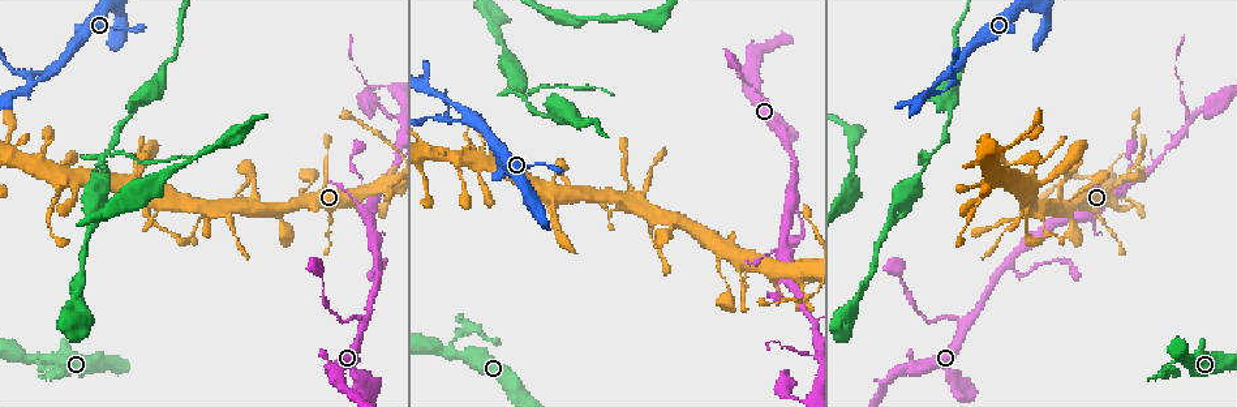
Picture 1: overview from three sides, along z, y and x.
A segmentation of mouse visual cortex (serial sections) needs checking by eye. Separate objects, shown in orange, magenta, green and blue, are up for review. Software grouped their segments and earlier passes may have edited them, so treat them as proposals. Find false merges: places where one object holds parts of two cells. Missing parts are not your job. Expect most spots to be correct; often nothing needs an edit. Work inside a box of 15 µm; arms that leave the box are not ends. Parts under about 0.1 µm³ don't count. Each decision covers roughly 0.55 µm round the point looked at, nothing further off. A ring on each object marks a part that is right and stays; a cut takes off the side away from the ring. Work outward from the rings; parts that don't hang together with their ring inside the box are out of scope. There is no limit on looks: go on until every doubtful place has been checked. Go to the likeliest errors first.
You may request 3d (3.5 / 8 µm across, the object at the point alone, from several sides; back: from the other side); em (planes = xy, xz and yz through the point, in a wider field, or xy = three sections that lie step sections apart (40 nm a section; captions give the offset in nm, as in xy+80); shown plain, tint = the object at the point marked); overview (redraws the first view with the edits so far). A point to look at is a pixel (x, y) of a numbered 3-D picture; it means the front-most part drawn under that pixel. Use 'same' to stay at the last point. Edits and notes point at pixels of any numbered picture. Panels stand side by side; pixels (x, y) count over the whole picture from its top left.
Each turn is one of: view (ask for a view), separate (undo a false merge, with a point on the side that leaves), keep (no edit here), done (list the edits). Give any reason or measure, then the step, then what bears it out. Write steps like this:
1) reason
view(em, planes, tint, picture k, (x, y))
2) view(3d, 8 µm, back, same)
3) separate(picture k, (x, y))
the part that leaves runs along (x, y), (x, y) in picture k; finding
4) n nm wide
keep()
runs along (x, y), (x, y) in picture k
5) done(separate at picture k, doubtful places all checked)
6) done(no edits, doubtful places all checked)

thin neck
view(3d, 3.5 µm, picture 1, (470, 119))

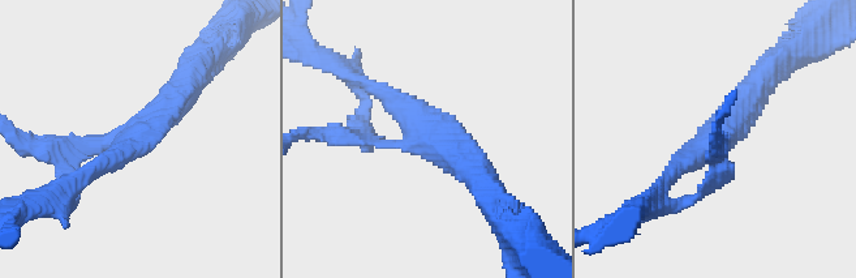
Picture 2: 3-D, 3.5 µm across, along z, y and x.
3 arms; arms of 150, 250, 350 nm
view(em, xy, step 2, tint, picture 2, (422, 139))

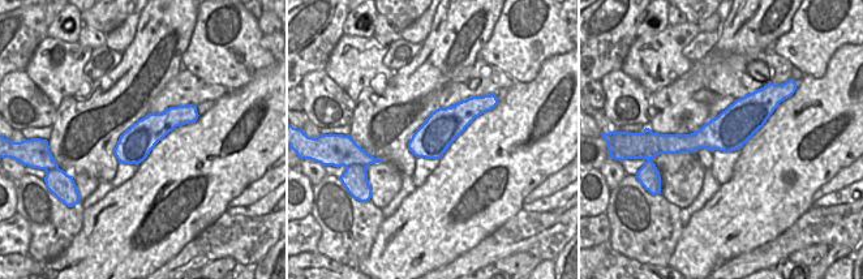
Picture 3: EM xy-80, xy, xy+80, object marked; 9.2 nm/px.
keep()
runs along (771, 104), (726, 133), (669, 140) in picture 3; one cell here

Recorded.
small branch off a trunk
view(3d, 8 µm, picture 1, (779, 132))

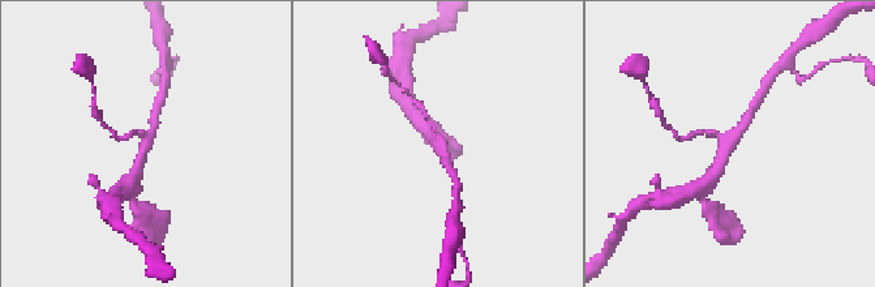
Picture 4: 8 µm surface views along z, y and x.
3 arms; arms of 100, 250, 350 nm
view(em, xy, step 1, tint, picture 4, (728, 146))

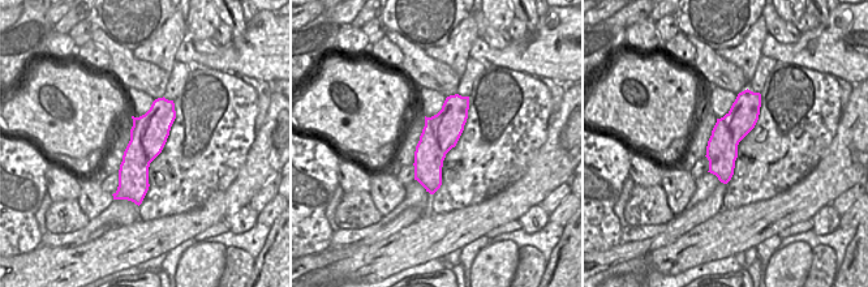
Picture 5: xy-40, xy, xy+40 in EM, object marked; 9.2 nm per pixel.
340 nm wide
keep()
runs along (713, 176), (728, 146), (750, 115) in picture 4; continuous, no second cell

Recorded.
sudden change in width
view(3d, 3.5 µm, back, picture 1, (378, 265))

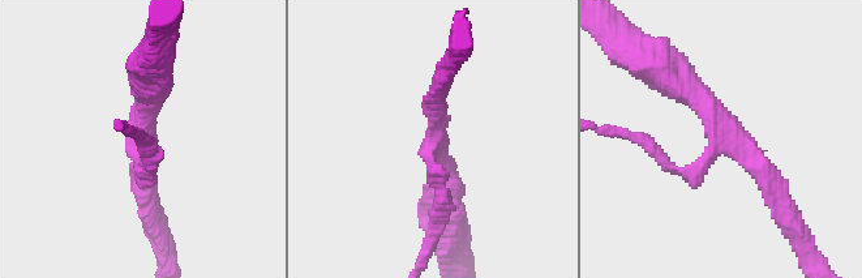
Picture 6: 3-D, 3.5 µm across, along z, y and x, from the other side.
3 arms; arms of 150, 250, 300 nm; shape alone is not enough
view(em, planes, tint, picture 6, (733, 139))

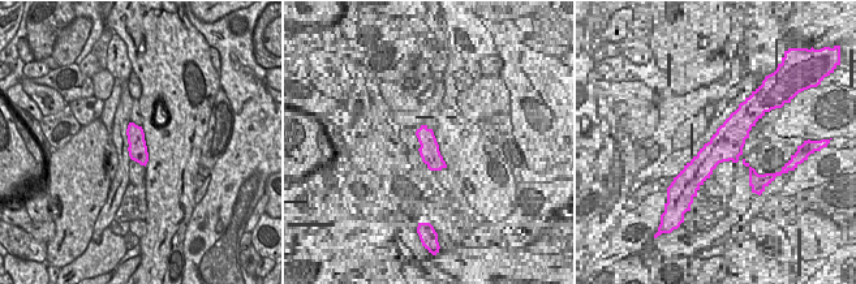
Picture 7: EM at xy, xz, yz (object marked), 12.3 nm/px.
keep()
runs along (785, 217), (746, 152), (672, 80) in picture 6; all the same cell

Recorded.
done(no edits, doubtful places all checked)

